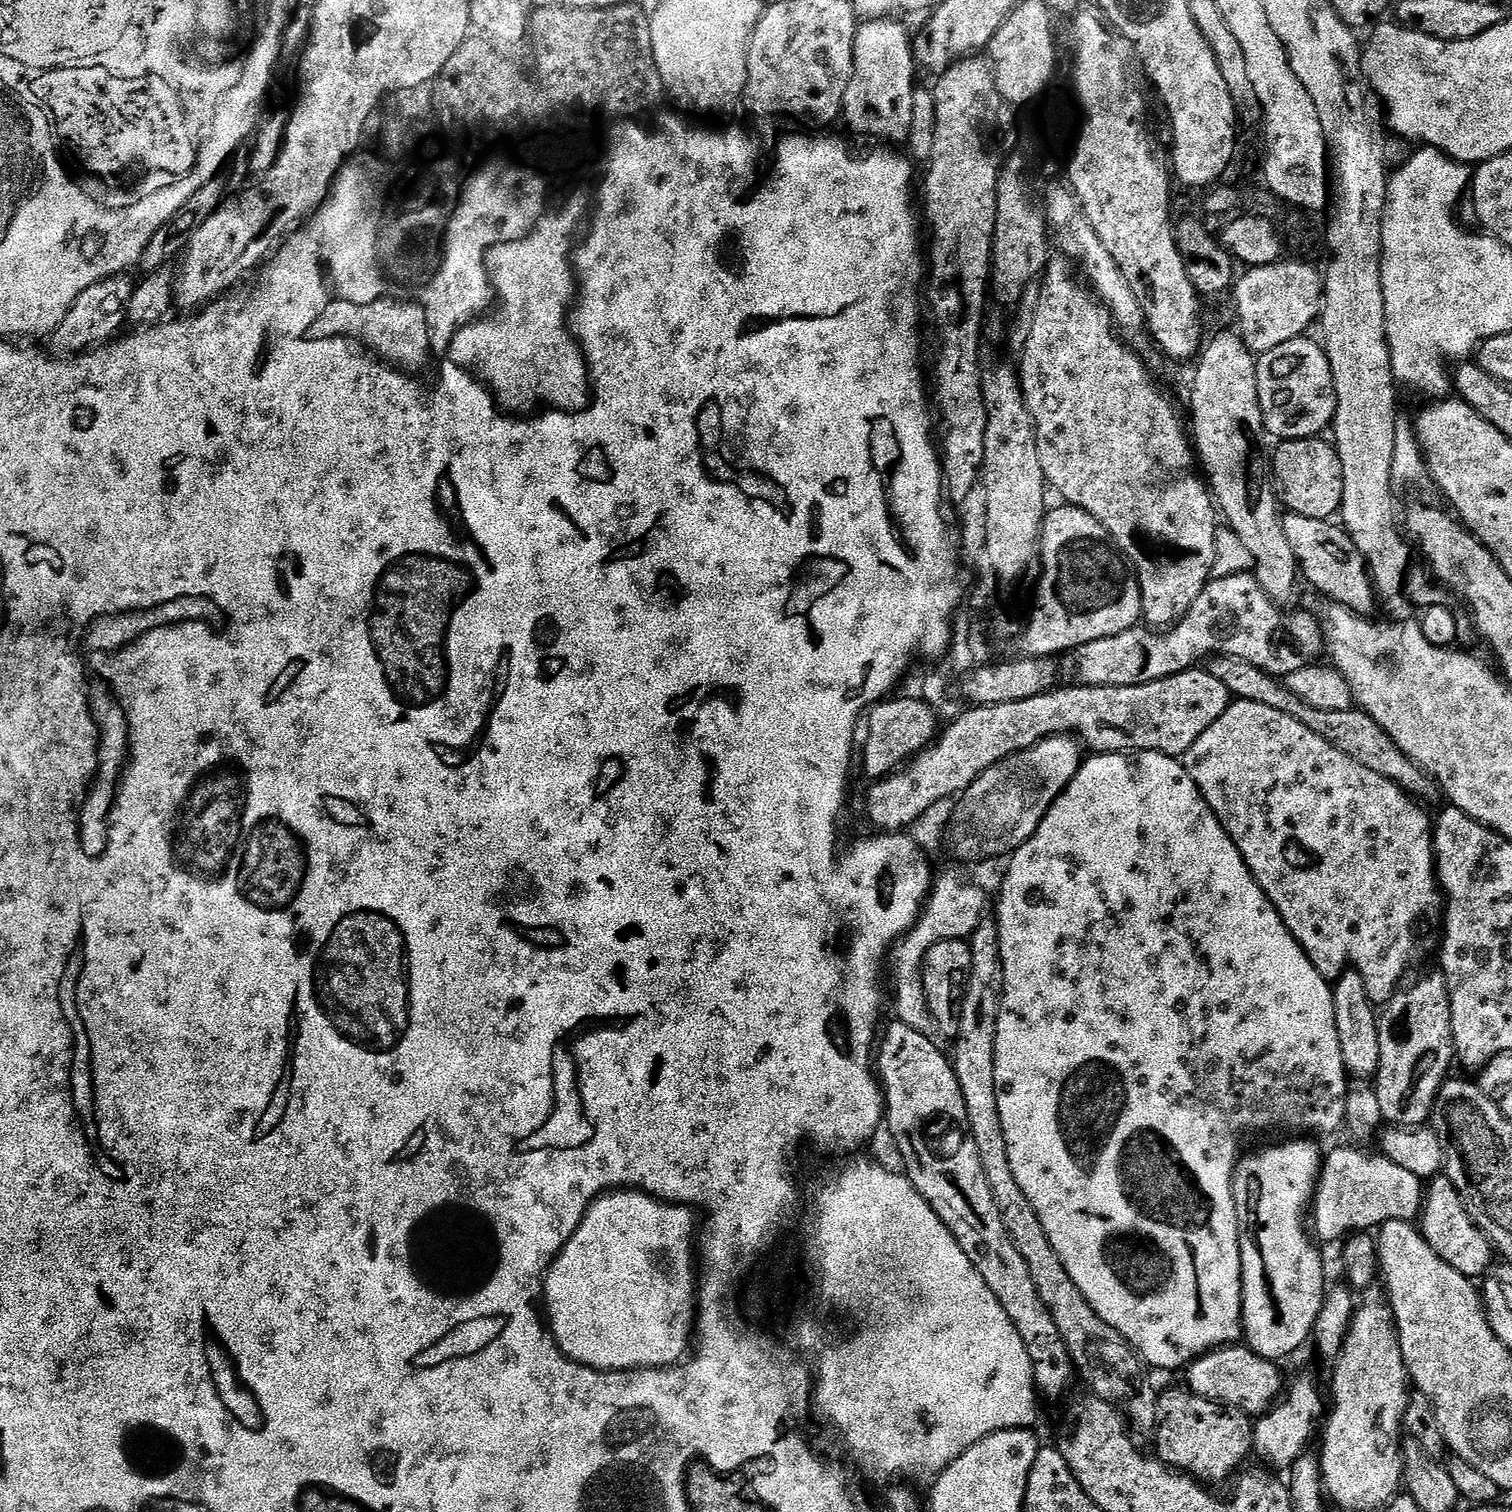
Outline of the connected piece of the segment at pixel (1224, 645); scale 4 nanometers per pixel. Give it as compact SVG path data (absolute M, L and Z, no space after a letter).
M1251 571L1248 572L1236 572L1233 576L1220 576L1217 575L1215 578L1208 581L1208 585L1204 587L1202 590L1202 594L1198 594L1198 599L1194 601L1194 606L1190 606L1190 610L1185 614L1185 616L1178 621L1178 623L1172 625L1171 628L1167 630L1153 630L1148 626L1137 626L1135 628L1131 628L1130 630L1122 630L1122 634L1114 634L1110 638L1098 638L1098 642L1090 642L1086 646L1082 646L1081 648L1076 649L1074 653L1074 659L1076 659L1076 672L1080 675L1079 683L1084 686L1138 686L1139 684L1145 684L1146 682L1158 682L1162 678L1170 678L1174 674L1178 674L1179 672L1189 672L1190 669L1203 665L1205 661L1209 659L1211 656L1233 656L1234 658L1244 659L1248 663L1252 663L1254 666L1260 668L1264 672L1268 672L1269 675L1275 676L1277 678L1287 678L1290 674L1294 674L1294 670L1298 670L1299 668L1304 668L1307 664L1313 663L1317 659L1316 656L1319 652L1323 653L1325 651L1326 645L1324 643L1324 629L1317 617L1315 615L1311 616L1308 612L1288 612L1292 610L1285 610L1281 605L1274 603L1273 600L1266 594L1266 590L1262 588L1258 581L1256 581L1255 575Z

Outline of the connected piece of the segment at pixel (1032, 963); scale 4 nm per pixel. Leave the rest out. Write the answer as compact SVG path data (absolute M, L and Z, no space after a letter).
M1109 752L1092 754L1081 763L1078 774L1066 786L1066 790L1050 806L1042 818L1038 830L1021 848L1011 853L1007 861L1008 873L1004 876L1004 885L1000 888L1000 905L996 908L994 919L1000 930L1000 953L1002 954L1002 974L1004 975L1004 993L1000 999L1000 1017L996 1035L996 1061L994 1078L998 1082L998 1114L1002 1114L1002 1134L1006 1134L1006 1146L1010 1150L1010 1170L1022 1186L1022 1194L1030 1198L1030 1206L1038 1214L1050 1238L1050 1246L1062 1258L1066 1274L1074 1278L1074 1286L1082 1290L1086 1302L1094 1306L1094 1314L1102 1318L1130 1346L1139 1352L1145 1364L1156 1368L1187 1369L1188 1365L1200 1356L1211 1352L1213 1348L1222 1348L1226 1344L1237 1343L1242 1336L1242 1258L1240 1257L1240 1227L1236 1217L1236 1203L1232 1193L1232 1177L1236 1175L1236 1166L1242 1155L1240 1147L1247 1136L1256 1136L1259 1132L1292 1132L1288 1134L1312 1134L1308 1132L1336 1132L1345 1127L1346 1098L1350 1077L1343 1066L1342 1049L1338 1042L1337 1027L1334 1018L1333 985L1314 970L1310 958L1302 950L1300 943L1293 938L1286 922L1270 902L1270 898L1258 886L1252 871L1246 866L1238 846L1226 834L1222 822L1210 810L1206 798L1198 790L1194 778L1184 769L1183 763L1175 756L1163 756L1161 752Z

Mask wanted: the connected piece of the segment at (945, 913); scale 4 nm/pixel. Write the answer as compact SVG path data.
M946 874L935 879L926 903L920 913L916 925L896 941L891 949L890 972L892 968L892 992L896 995L895 1019L900 1020L918 1034L926 1034L926 1038L939 1041L940 1027L930 1014L930 1006L926 1002L924 989L924 955L938 942L947 940L963 940L971 937L972 932L985 919L984 892L982 889L966 882L960 876Z

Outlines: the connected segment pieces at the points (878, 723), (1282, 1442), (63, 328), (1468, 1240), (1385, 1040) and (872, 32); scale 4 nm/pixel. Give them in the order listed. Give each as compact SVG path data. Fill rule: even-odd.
M900 696L885 698L878 704L868 709L862 720L862 744L864 740L864 772L869 776L869 781L875 782L884 779L885 776L903 768L908 761L929 748L938 736L938 717L935 710L923 698L912 696Z
M1300 1376L1293 1384L1291 1381L1276 1403L1255 1421L1252 1430L1252 1450L1255 1459L1260 1459L1264 1463L1261 1465L1272 1470L1291 1468L1300 1456L1309 1451L1308 1443L1311 1442L1315 1432L1317 1435L1318 1425L1325 1412L1325 1401L1324 1404L1320 1401L1320 1392L1310 1377ZM1316 1423L1318 1423L1317 1428Z
M117 274L82 290L66 318L62 318L59 326L50 333L52 344L57 348L53 349L60 354L79 354L109 343L121 331L119 328L125 327L128 318L128 303L136 289L130 277L128 274Z
M1441 1174L1427 1181L1418 1227L1420 1235L1426 1238L1434 1254L1438 1254L1442 1262L1454 1266L1458 1274L1480 1278L1493 1267L1494 1249L1491 1242L1484 1237L1483 1230L1470 1218L1458 1190L1448 1181L1447 1176Z
M1433 970L1429 976L1416 980L1412 985L1401 987L1383 1005L1379 1013L1378 1041L1381 1050L1381 1062L1374 1077L1374 1087L1378 1094L1378 1106L1384 1120L1392 1126L1424 1126L1433 1115L1432 1107L1440 1087L1449 1079L1448 1072L1454 1068L1456 1043L1452 1037L1452 1019L1450 1018L1450 994L1444 981L1444 974Z
M871 17L865 19L856 30L854 44L854 70L850 86L844 95L843 123L848 123L856 132L864 136L888 136L891 132L906 134L911 128L913 117L913 97L917 72L914 42L911 31L895 17Z

